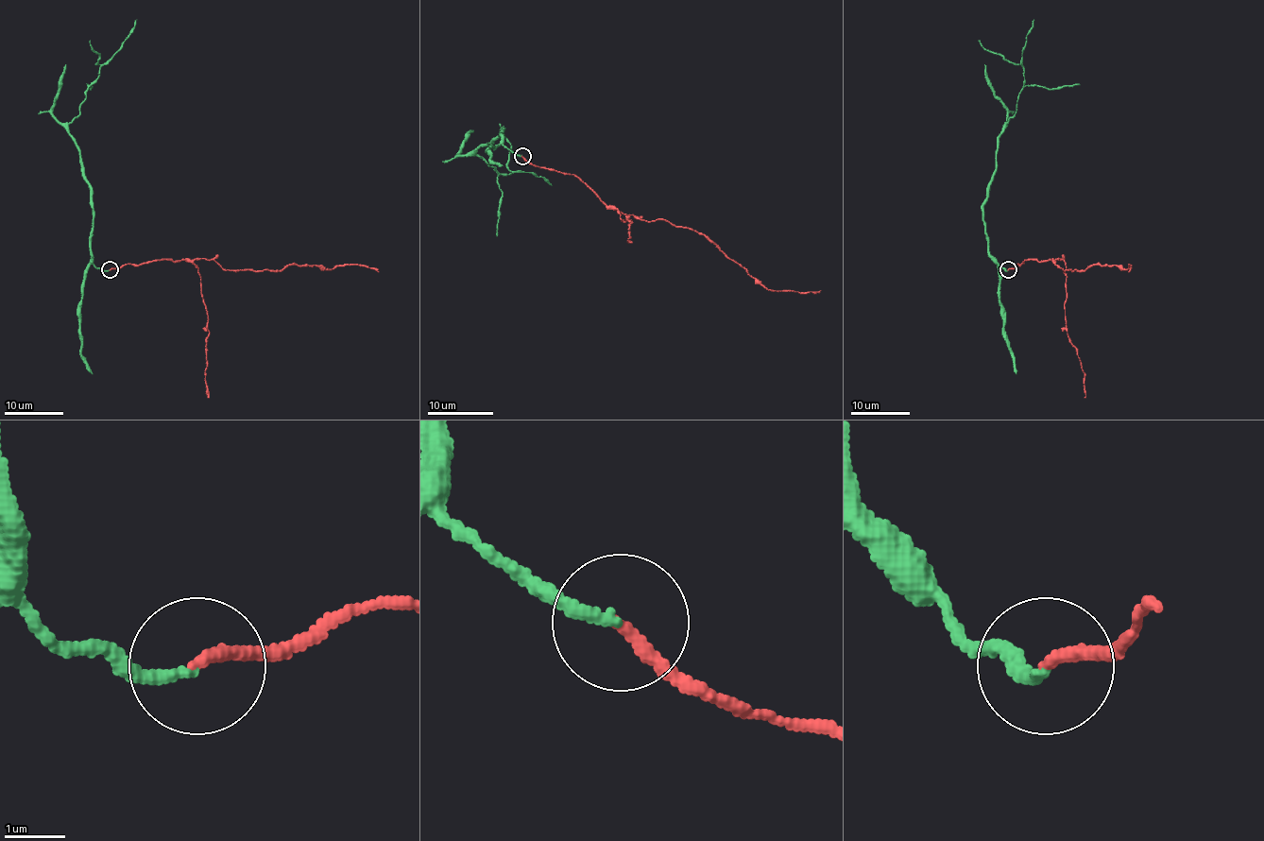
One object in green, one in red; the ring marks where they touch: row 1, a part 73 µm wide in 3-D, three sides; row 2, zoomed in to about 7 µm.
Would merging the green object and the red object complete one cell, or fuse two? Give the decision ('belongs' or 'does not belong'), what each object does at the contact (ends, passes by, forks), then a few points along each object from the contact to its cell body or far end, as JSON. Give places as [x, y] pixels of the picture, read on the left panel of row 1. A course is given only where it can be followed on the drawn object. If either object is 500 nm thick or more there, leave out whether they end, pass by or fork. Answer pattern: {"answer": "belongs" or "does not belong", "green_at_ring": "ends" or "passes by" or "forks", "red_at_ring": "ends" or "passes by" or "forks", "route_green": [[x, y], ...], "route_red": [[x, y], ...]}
{"answer": "belongs", "green_at_ring": "ends", "red_at_ring": "ends", "route_green": [[110, 269], [93, 264], [92, 188], [68, 125], [80, 112], [99, 68], [136, 20]], "route_red": [[110, 269], [128, 264], [213, 259], [225, 269], [282, 271], [289, 265], [346, 265], [367, 266], [378, 272]]}

